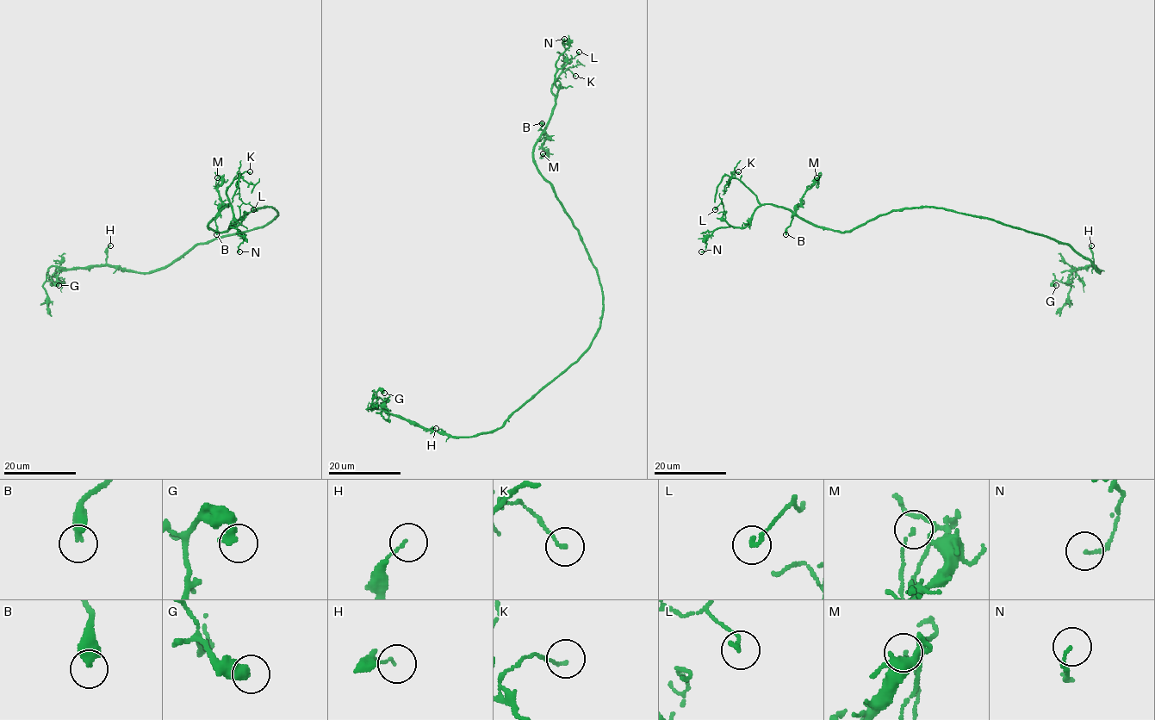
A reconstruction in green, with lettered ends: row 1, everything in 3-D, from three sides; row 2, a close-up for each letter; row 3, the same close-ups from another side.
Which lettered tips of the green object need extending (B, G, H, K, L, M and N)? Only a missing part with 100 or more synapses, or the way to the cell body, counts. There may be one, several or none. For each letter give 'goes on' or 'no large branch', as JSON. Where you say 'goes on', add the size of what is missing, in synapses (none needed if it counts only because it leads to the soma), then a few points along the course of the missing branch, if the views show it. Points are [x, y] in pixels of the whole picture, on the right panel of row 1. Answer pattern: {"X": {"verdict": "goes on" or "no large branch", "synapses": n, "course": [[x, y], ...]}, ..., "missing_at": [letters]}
{"B": {"verdict": "no large branch"}, "G": {"verdict": "no large branch"}, "H": {"verdict": "no large branch"}, "K": {"verdict": "no large branch"}, "L": {"verdict": "no large branch"}, "M": {"verdict": "no large branch"}, "N": {"verdict": "no large branch"}, "missing_at": []}

